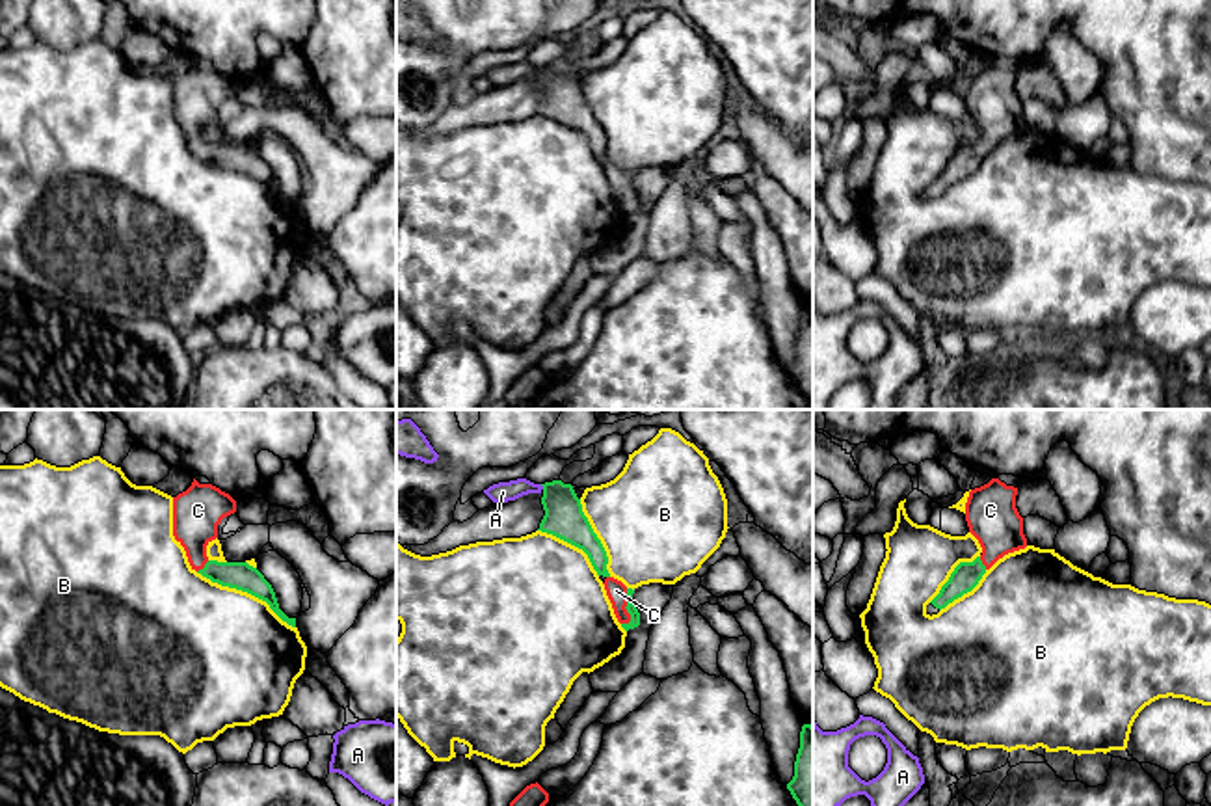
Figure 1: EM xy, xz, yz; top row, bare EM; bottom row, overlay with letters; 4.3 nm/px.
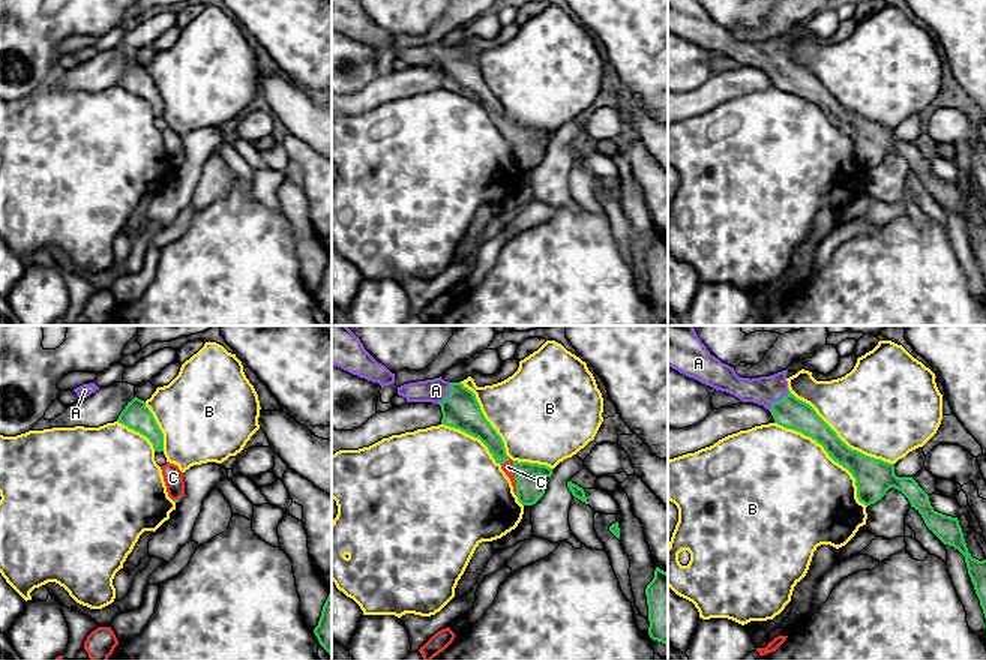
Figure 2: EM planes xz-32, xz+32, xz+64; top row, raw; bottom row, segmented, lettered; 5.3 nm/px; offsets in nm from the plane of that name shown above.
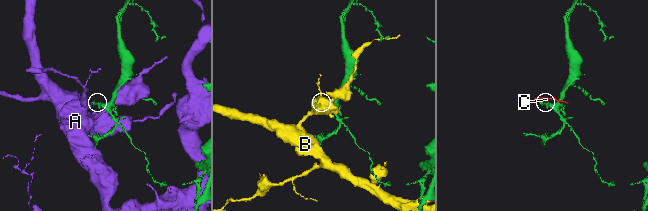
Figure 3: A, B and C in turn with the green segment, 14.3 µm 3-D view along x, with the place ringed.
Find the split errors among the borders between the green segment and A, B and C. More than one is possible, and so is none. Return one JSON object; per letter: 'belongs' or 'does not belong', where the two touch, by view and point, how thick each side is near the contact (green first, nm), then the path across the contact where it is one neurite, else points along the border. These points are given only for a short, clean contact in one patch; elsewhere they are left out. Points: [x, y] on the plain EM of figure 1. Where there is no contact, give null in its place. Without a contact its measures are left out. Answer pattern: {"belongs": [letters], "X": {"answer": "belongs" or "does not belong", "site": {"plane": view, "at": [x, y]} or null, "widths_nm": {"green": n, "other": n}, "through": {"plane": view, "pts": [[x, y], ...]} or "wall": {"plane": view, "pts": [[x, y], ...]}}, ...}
{"belongs": ["C"], "A": {"answer": "does not belong", "site": {"plane": "xz", "at": [542, 67]}, "widths_nm": {"green": 170, "other": 90}}, "B": {"answer": "does not belong", "site": {"plane": "xy", "at": [246, 174]}, "widths_nm": {"green": 120, "other": 480}}, "C": {"answer": "belongs", "site": {"plane": "xz", "at": [625, 190]}, "widths_nm": {"green": 50, "other": 90}, "through": {"plane": "xz", "pts": [[635, 200], [625, 190], [616, 174]]}}}

